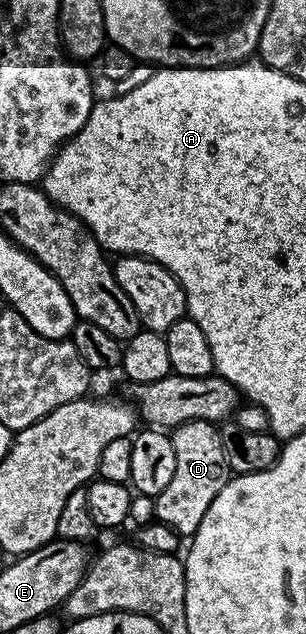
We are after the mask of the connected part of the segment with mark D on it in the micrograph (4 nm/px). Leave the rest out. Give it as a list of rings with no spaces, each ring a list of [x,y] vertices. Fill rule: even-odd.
[[[188,421],[176,426],[171,436],[175,447],[175,475],[155,499],[156,520],[174,529],[182,539],[189,539],[199,527],[199,523],[203,523],[207,507],[215,503],[215,495],[223,491],[231,474],[227,459],[223,455],[221,431],[214,422]]]

